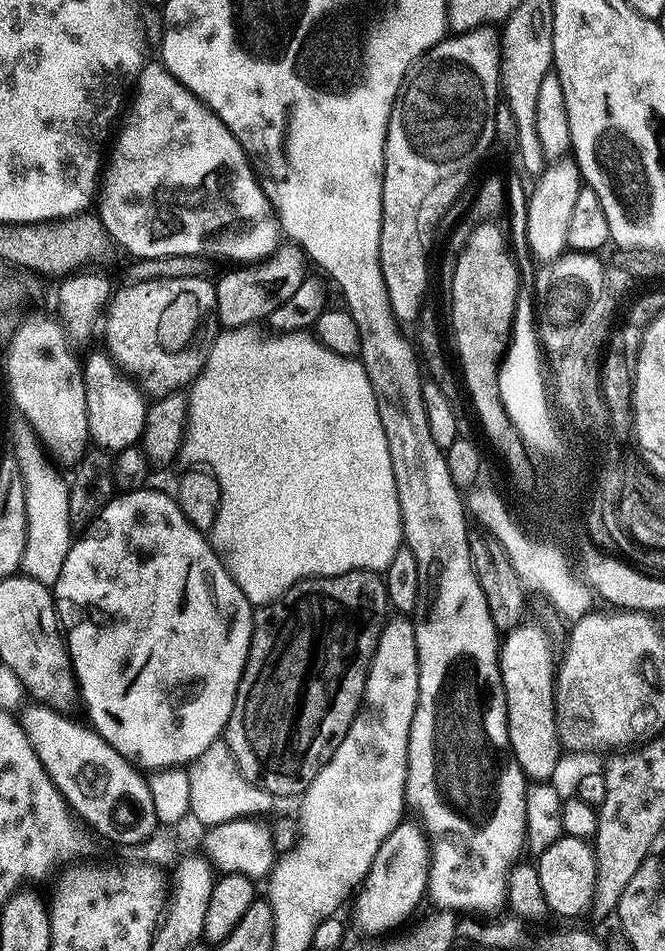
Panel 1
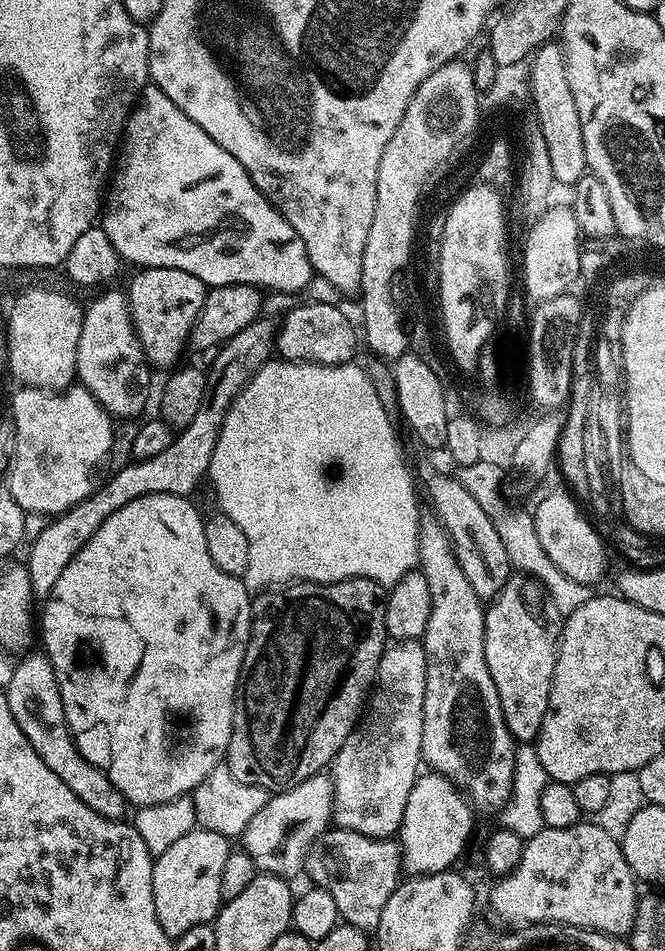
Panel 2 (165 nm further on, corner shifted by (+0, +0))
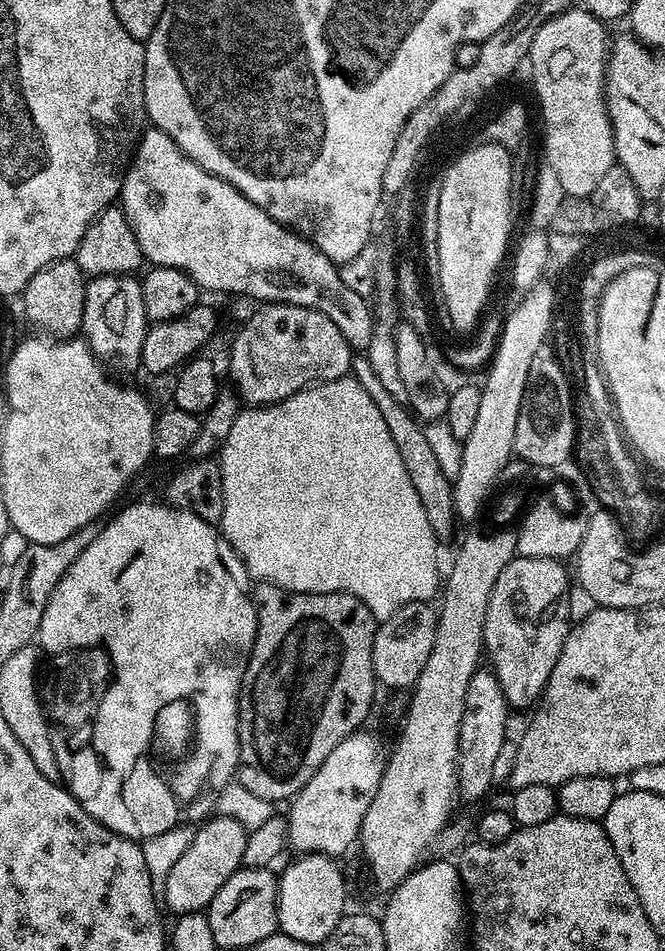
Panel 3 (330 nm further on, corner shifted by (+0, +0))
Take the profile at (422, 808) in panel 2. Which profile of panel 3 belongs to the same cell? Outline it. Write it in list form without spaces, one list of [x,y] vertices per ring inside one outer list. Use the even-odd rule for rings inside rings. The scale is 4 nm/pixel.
[[[481,666],[470,678],[470,686],[466,686],[466,706],[462,714],[462,726],[458,738],[458,792],[461,797],[468,800],[480,800],[488,792],[488,787],[494,784],[494,762],[498,759],[498,750],[509,739],[508,736],[508,715],[510,709],[506,702],[506,694],[502,694],[502,686],[498,682],[496,673],[491,667]]]

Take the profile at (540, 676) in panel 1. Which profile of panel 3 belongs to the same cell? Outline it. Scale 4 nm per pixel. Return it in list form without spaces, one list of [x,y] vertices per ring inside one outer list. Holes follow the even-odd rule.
[[[517,556],[498,574],[498,582],[494,582],[490,606],[486,606],[484,652],[502,686],[502,694],[506,694],[509,709],[531,709],[539,701],[558,662],[558,654],[562,654],[570,627],[570,572],[564,567],[554,558]]]

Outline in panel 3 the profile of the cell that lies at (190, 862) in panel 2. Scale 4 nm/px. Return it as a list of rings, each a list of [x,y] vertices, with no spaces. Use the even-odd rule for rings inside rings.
[[[213,815],[213,820],[208,820],[204,825],[197,827],[193,834],[193,841],[190,846],[182,852],[178,862],[171,867],[170,872],[162,885],[162,900],[168,903],[168,908],[172,914],[183,914],[185,912],[204,912],[209,902],[222,890],[226,878],[230,878],[243,865],[243,854],[246,849],[246,842],[249,829],[244,828],[242,822],[235,821],[234,818]]]

